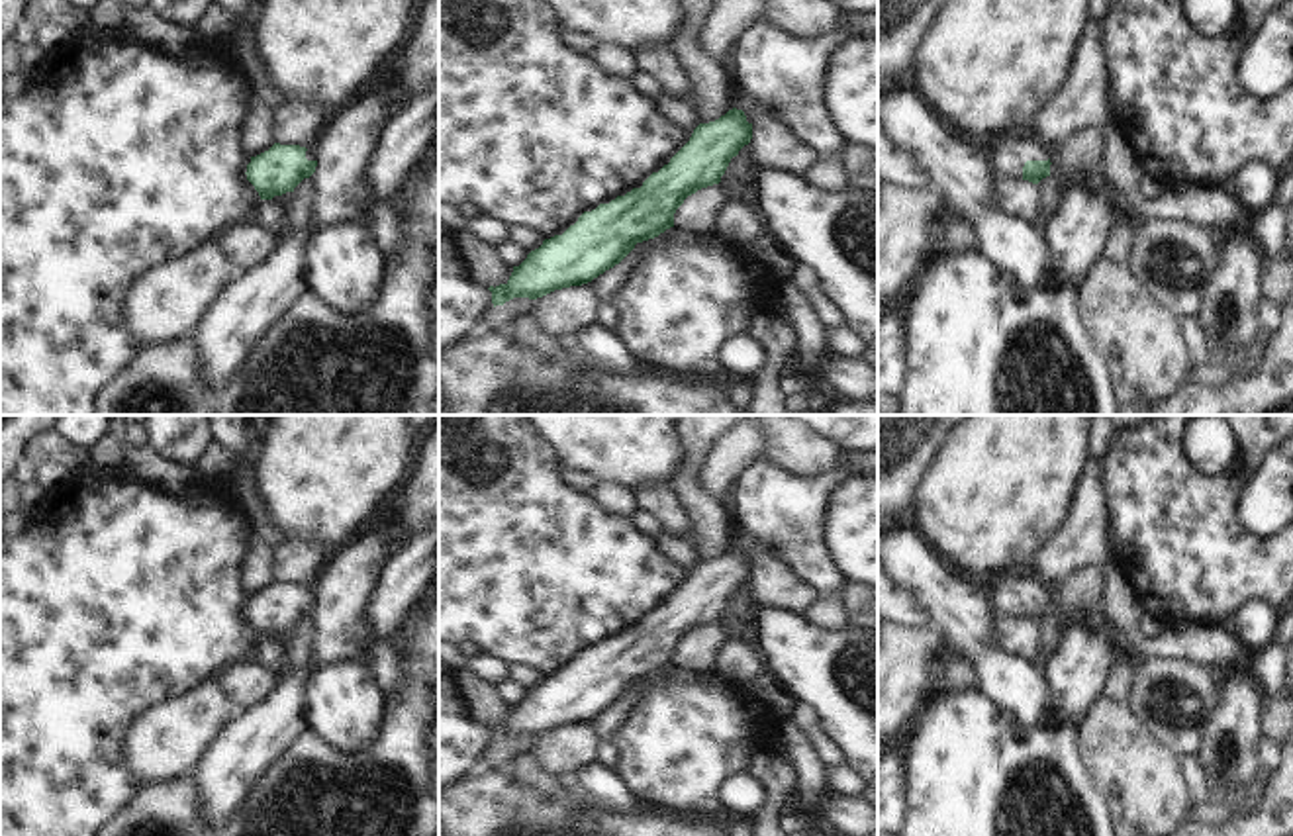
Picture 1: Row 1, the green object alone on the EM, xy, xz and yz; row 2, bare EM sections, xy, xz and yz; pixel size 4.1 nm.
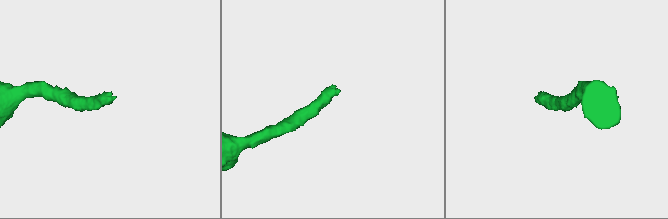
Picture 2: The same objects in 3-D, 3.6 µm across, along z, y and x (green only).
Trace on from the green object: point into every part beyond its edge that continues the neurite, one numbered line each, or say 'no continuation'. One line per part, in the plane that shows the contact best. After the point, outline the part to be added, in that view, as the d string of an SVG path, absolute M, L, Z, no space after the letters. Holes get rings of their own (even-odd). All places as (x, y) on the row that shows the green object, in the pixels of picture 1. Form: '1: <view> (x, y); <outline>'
1: yz (1007, 157); M1019 133L1011 141L997 141L989 159L995 176L1005 180L1021 180L1025 163L1048 161L1050 151L1044 149L1034 137Z

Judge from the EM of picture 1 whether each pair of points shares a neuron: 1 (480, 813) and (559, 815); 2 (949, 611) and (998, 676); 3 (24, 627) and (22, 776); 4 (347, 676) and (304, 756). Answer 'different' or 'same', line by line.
1: same
2: same
3: same
4: different

